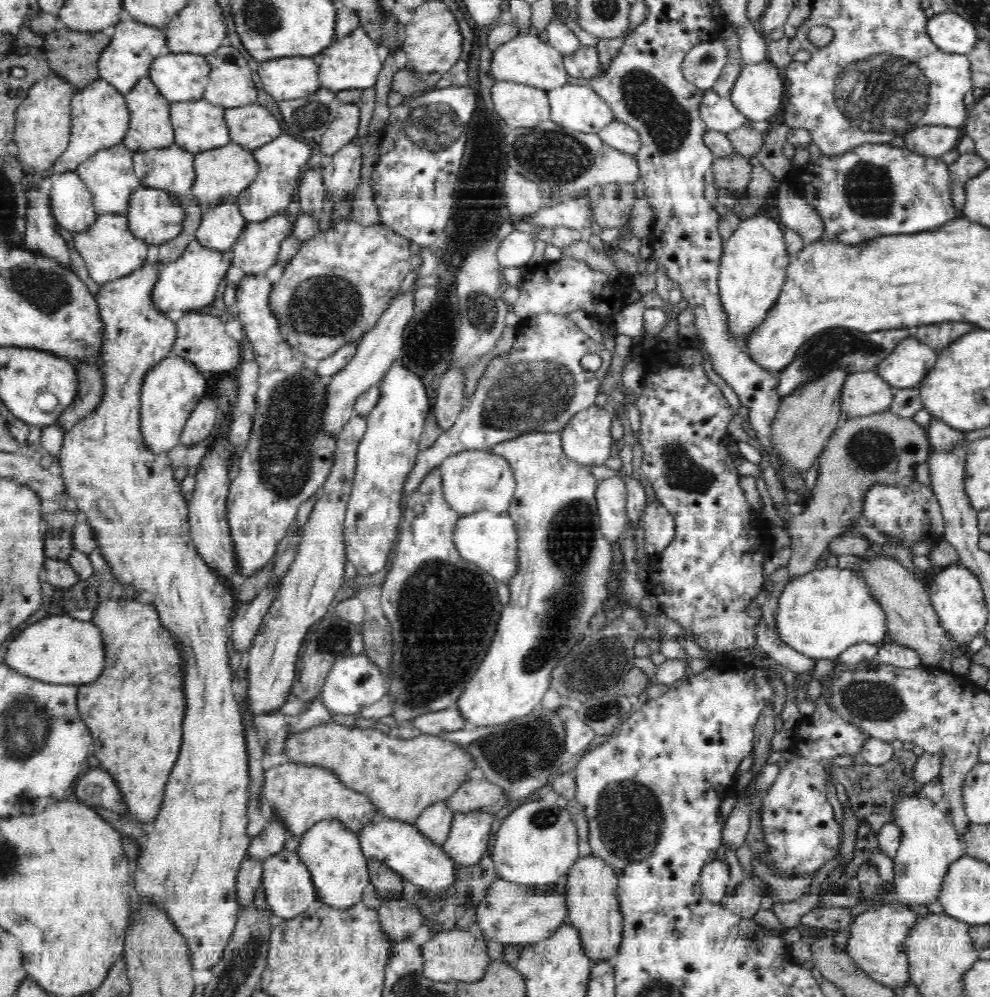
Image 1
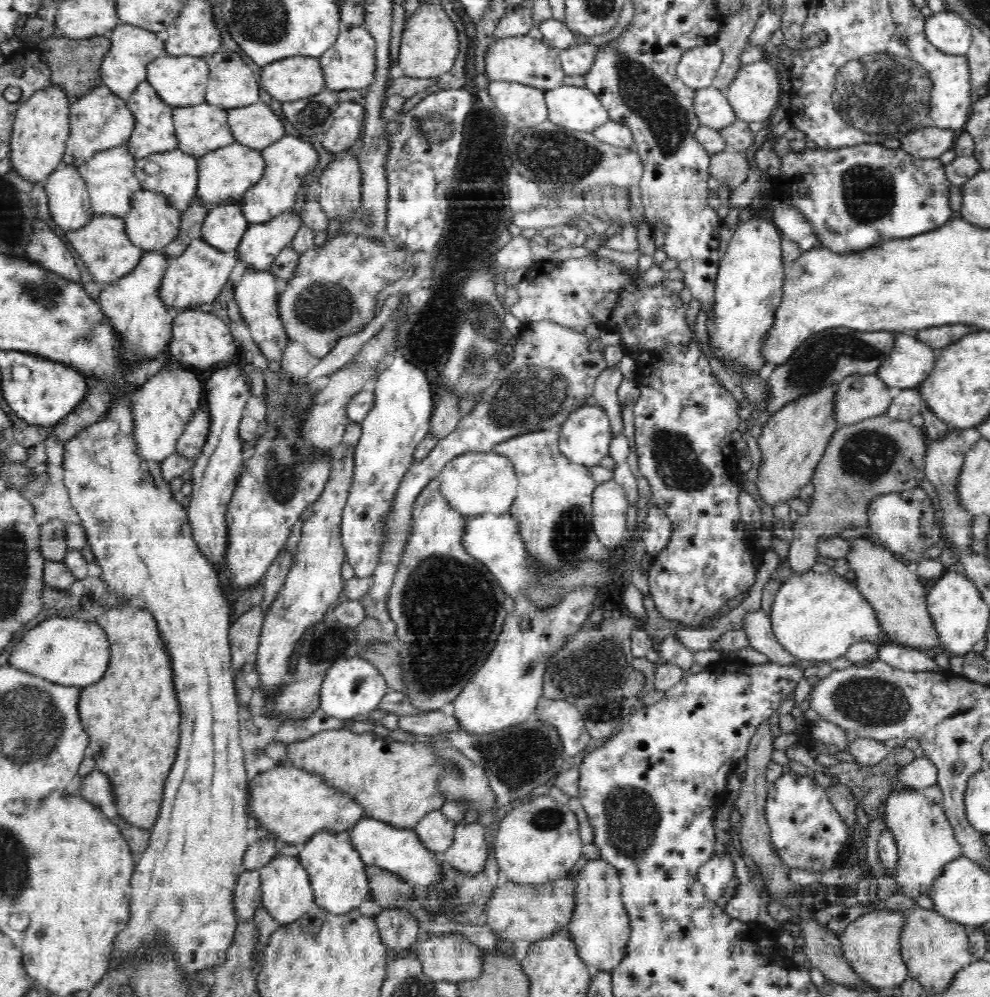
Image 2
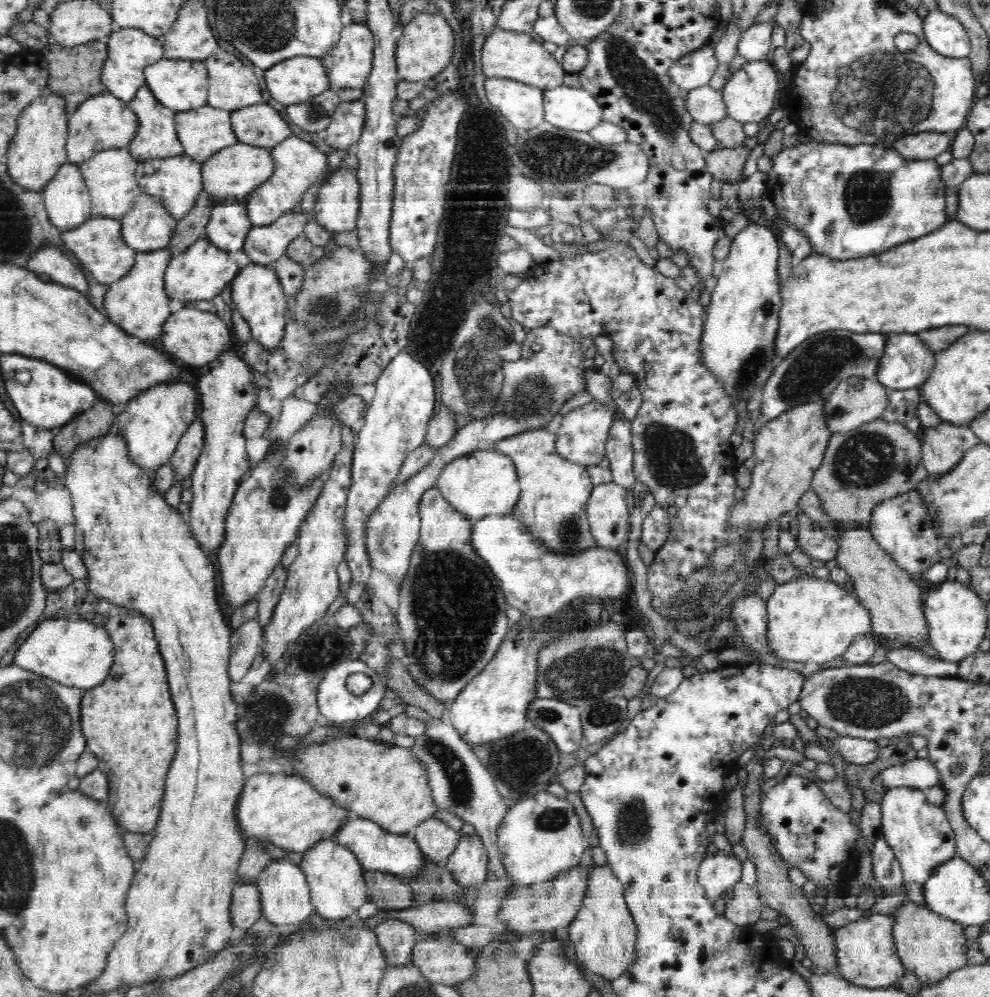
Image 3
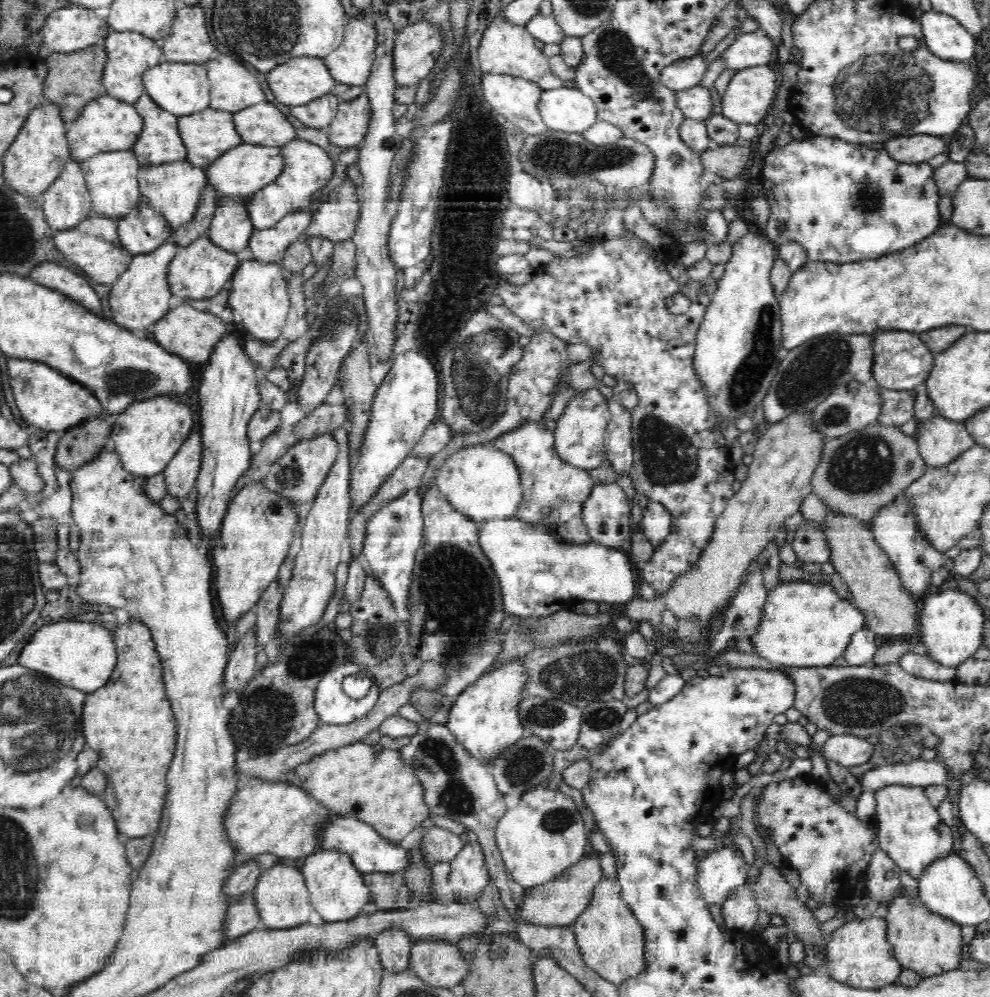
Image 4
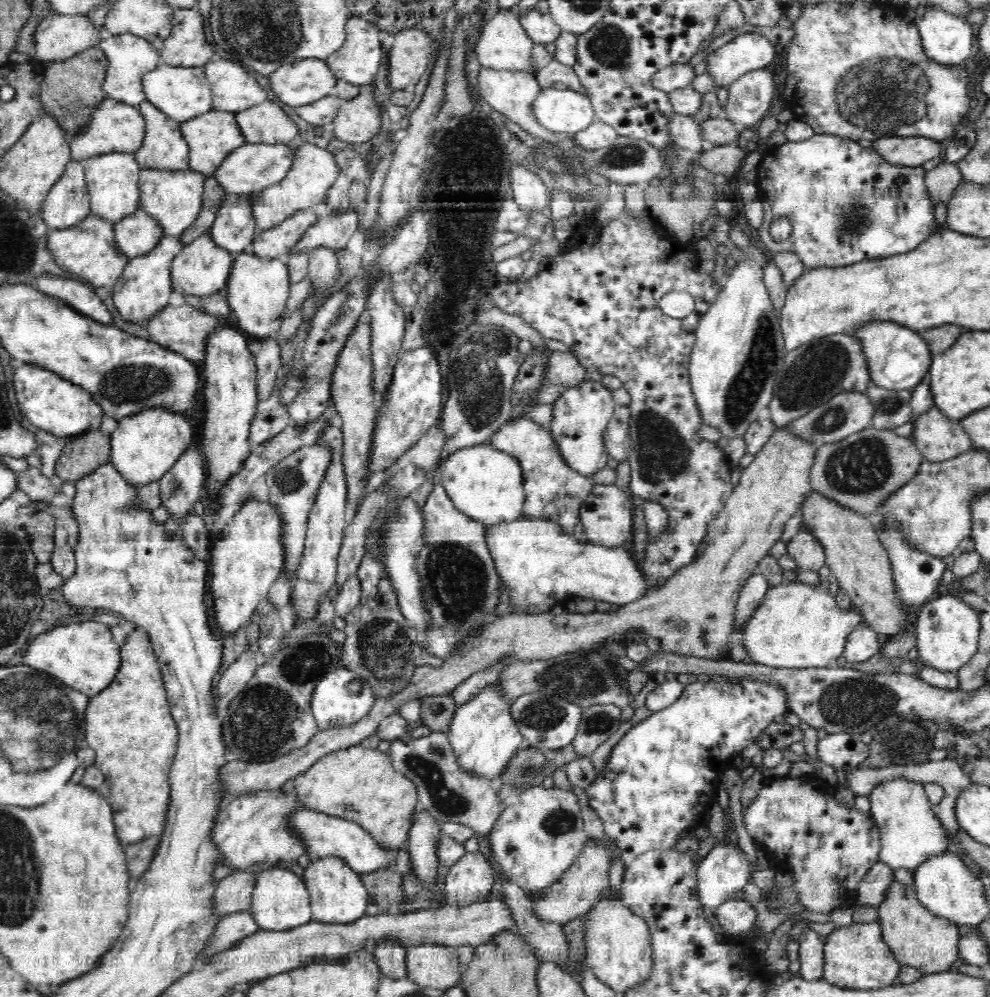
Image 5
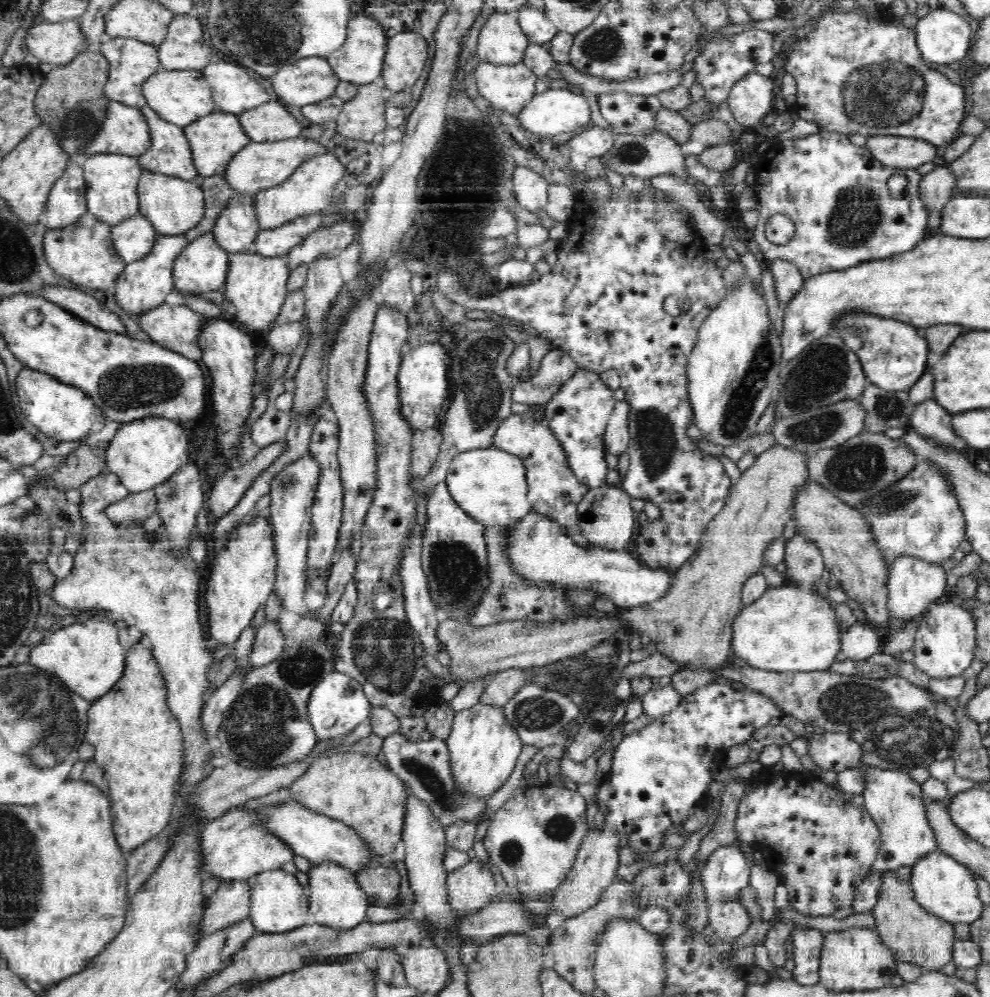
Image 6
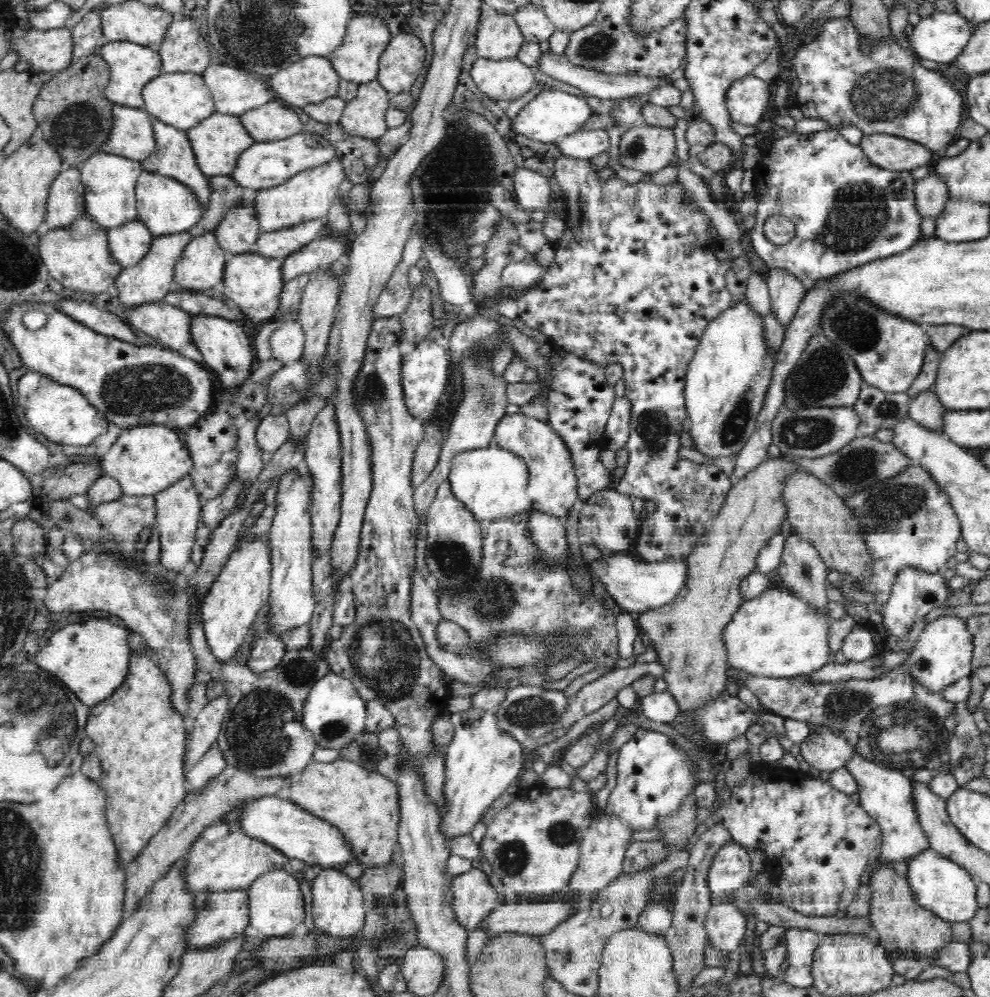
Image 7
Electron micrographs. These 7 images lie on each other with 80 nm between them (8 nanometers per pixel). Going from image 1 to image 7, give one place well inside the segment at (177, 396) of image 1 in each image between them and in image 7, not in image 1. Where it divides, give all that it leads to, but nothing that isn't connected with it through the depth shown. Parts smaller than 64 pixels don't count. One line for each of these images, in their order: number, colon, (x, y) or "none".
2: (162, 407)
3: (154, 422)
4: (147, 434)
5: (144, 446)
6: (145, 452)
7: (146, 459)

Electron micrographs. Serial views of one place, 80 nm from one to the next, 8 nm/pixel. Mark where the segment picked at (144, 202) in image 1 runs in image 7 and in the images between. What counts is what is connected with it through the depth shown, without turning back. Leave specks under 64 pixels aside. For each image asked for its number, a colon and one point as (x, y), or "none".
2: (152, 222)
3: (148, 226)
4: (142, 230)
5: (137, 234)
6: (133, 238)
7: (128, 243)

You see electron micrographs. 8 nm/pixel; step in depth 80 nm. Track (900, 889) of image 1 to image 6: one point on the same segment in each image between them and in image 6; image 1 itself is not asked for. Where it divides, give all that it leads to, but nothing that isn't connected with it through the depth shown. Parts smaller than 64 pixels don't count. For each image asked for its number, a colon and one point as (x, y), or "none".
2: (926, 843)
3: (919, 833)
4: (910, 831)
5: (911, 833)
6: (895, 800)

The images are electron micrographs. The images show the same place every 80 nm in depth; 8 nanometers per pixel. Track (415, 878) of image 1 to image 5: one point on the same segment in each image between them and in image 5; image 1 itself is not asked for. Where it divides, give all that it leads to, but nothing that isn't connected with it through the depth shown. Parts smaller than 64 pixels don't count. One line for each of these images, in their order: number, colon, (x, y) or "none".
2: (399, 850)
3: (376, 849)
4: (370, 852)
5: (324, 835)

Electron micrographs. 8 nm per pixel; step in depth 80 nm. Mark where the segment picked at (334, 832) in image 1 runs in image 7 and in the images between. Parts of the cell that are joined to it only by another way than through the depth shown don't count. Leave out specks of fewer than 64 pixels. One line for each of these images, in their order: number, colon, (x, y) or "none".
2: (337, 873)
3: (335, 878)
4: (337, 891)
5: (337, 895)
6: (337, 900)
7: (339, 908)

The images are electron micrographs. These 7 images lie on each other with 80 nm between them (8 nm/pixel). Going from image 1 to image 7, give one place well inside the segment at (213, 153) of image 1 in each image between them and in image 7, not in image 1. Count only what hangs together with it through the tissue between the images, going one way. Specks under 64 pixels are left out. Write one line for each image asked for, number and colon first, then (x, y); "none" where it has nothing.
2: (224, 175)
3: (232, 173)
4: (237, 173)
5: (251, 167)
6: (259, 165)
7: (265, 164)

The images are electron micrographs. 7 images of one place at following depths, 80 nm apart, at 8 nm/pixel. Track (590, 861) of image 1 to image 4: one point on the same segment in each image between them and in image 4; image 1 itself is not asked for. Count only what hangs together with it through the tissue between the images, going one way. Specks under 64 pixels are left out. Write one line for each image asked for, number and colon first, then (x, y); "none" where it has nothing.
2: (599, 925)
3: (603, 933)
4: (610, 938)

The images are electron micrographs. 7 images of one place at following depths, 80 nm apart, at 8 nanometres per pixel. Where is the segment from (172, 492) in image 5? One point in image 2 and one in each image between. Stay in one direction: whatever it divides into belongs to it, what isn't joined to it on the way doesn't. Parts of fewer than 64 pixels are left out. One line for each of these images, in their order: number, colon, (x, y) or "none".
2: (191, 442)
3: (185, 456)
4: (182, 470)

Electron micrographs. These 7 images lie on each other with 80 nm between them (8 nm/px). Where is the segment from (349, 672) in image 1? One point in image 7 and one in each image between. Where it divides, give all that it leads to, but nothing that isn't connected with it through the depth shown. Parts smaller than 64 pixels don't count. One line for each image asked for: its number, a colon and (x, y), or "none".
2: (353, 687)
3: (336, 704)
4: (333, 706)
5: (332, 706)
6: (338, 703)
7: (334, 712)

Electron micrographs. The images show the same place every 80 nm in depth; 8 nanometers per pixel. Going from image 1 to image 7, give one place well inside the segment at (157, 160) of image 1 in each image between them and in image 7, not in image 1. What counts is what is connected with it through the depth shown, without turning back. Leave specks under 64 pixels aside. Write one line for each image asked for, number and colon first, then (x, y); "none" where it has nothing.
2: (174, 173)
3: (177, 180)
4: (173, 188)
5: (174, 197)
6: (174, 205)
7: (167, 206)

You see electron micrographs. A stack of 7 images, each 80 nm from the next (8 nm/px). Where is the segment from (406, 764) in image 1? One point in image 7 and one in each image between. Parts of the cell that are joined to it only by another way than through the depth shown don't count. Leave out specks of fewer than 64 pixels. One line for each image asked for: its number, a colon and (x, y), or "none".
2: (395, 782)
3: (384, 783)
4: (364, 780)
5: (359, 783)
6: (355, 788)
7: (363, 805)

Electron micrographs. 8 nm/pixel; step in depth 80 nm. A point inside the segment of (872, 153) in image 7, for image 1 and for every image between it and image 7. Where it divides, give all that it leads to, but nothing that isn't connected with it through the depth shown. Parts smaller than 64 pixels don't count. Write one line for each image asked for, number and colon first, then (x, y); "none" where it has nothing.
1: (935, 140)
2: (925, 143)
3: (925, 145)
4: (909, 148)
5: (903, 151)
6: (898, 152)

